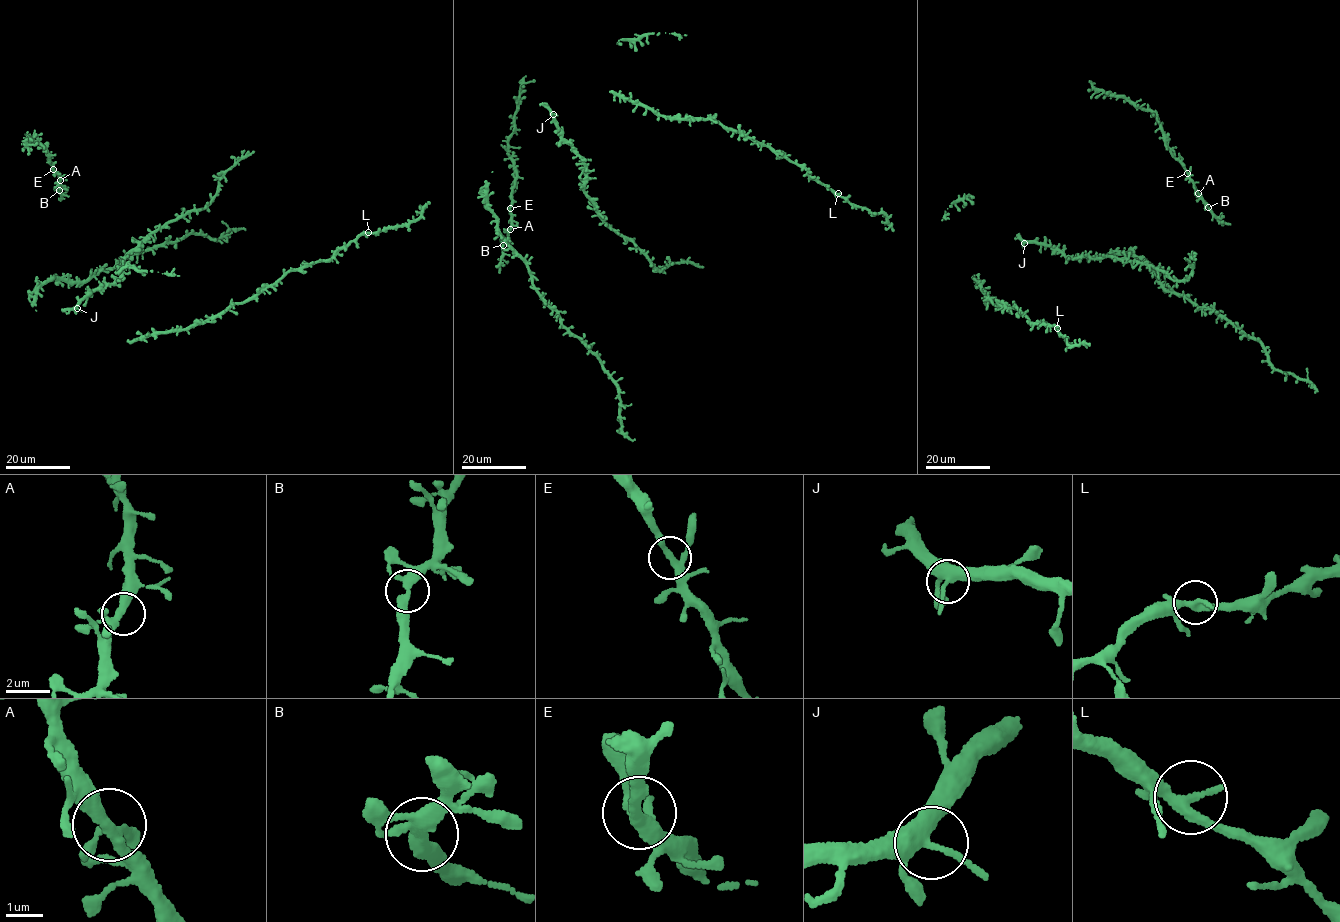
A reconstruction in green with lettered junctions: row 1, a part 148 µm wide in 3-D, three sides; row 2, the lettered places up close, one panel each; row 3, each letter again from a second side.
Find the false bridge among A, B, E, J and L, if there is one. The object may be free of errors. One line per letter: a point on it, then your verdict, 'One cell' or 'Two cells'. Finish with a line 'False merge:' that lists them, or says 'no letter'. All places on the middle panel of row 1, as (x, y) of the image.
A: Place: (510, 229). One cell
B: Place: (503, 245). One cell
E: Place: (510, 208). One cell
J: Place: (553, 114). One cell
L: Place: (838, 193). One cell
False merge: no letter

